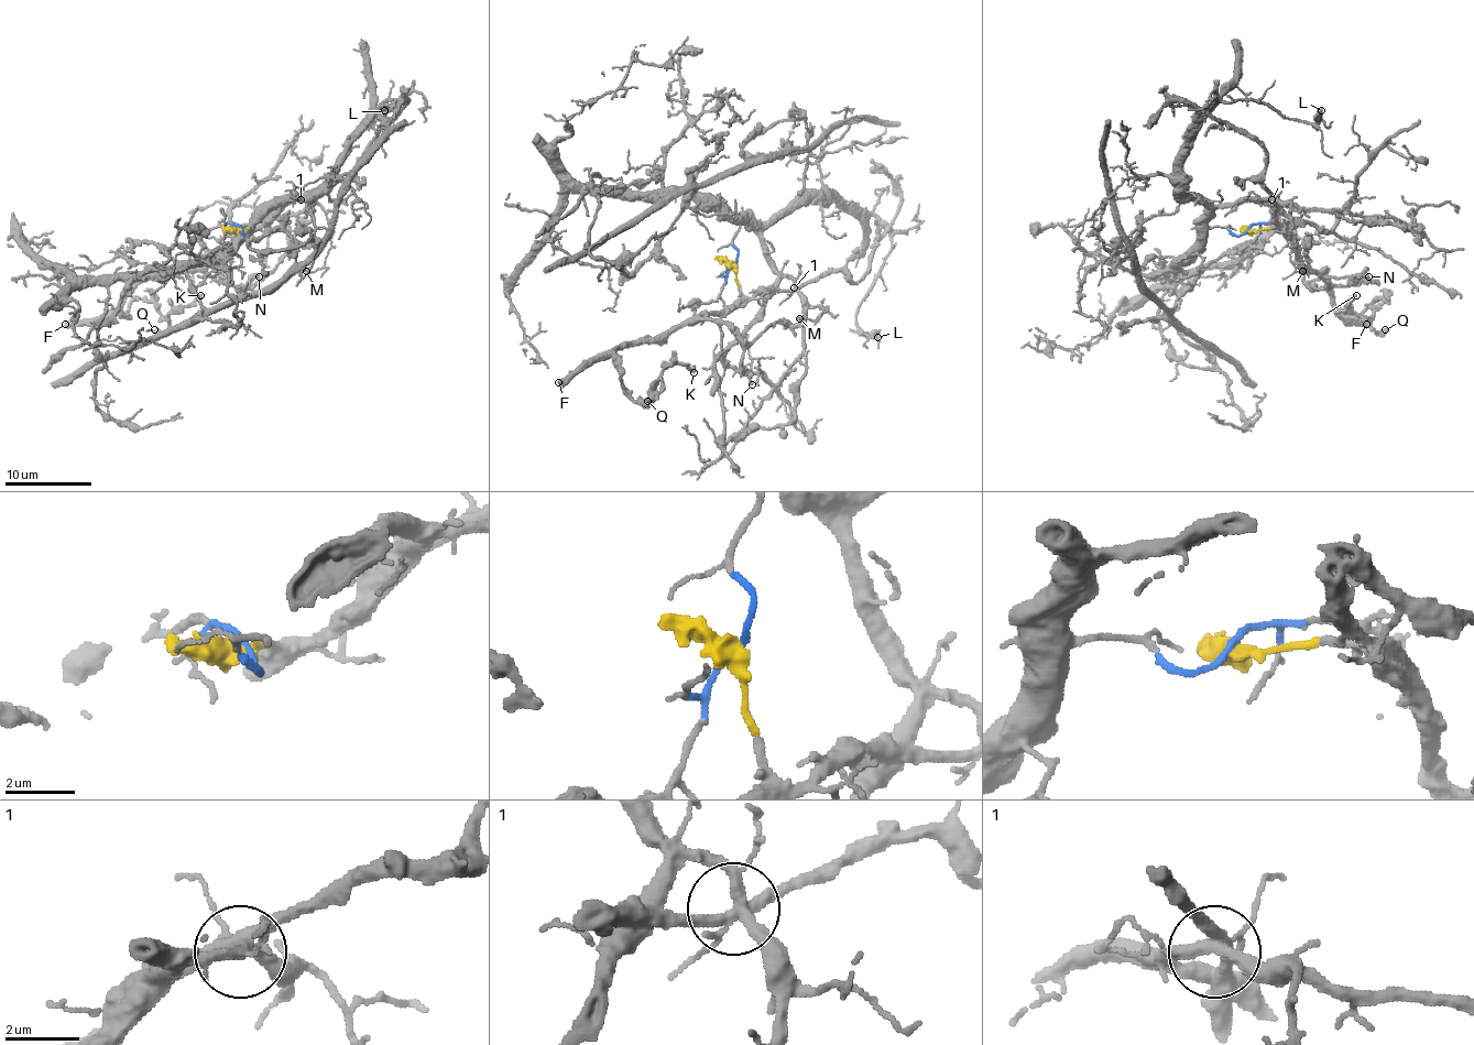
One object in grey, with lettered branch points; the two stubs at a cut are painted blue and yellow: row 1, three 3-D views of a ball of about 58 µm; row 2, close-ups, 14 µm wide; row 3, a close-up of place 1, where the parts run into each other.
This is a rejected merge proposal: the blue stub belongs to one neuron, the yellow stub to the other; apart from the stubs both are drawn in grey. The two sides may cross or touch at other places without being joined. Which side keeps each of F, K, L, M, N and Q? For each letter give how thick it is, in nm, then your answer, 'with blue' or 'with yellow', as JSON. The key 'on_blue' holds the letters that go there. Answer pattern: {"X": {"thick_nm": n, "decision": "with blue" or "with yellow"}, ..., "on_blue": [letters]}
{"F": {"thick_nm": 550, "decision": "with yellow"}, "K": {"thick_nm": 320, "decision": "with yellow"}, "L": {"thick_nm": 400, "decision": "with blue"}, "M": {"thick_nm": 110, "decision": "with blue"}, "N": {"thick_nm": 240, "decision": "with yellow"}, "Q": {"thick_nm": 500, "decision": "with yellow"}, "on_blue": ["L", "M"]}

